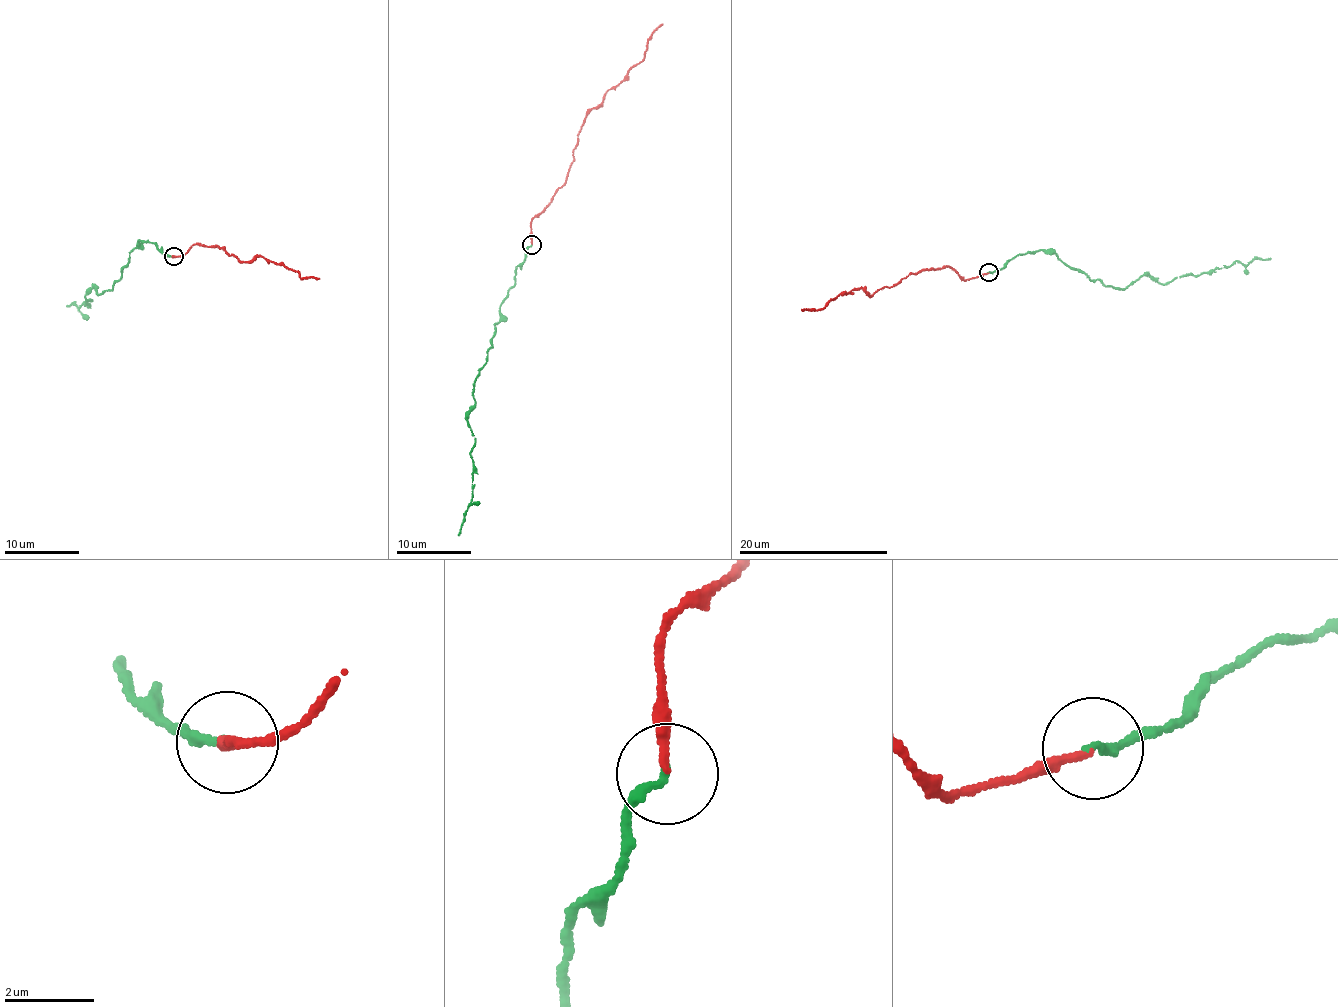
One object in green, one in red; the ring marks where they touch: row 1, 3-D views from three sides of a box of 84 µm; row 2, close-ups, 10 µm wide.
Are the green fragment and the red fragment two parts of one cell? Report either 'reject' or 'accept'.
accept

